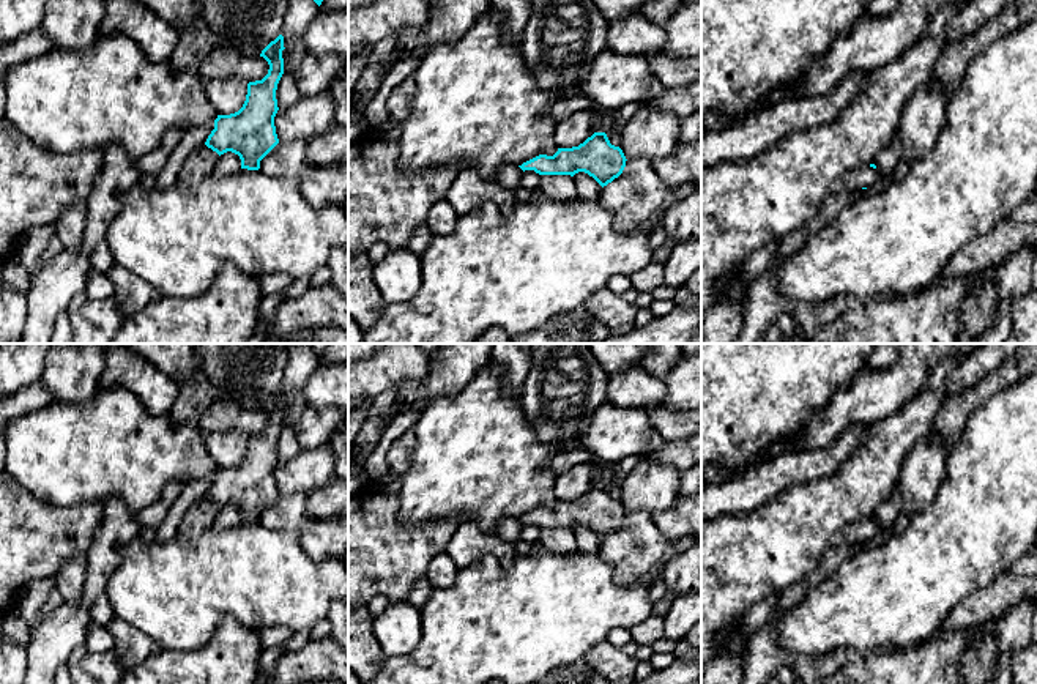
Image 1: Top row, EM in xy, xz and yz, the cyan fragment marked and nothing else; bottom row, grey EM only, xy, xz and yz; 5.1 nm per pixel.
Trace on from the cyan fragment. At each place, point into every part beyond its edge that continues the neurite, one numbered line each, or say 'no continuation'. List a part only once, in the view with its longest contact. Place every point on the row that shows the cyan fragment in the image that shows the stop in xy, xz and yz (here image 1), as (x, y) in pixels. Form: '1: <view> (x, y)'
1: yz (864, 177)

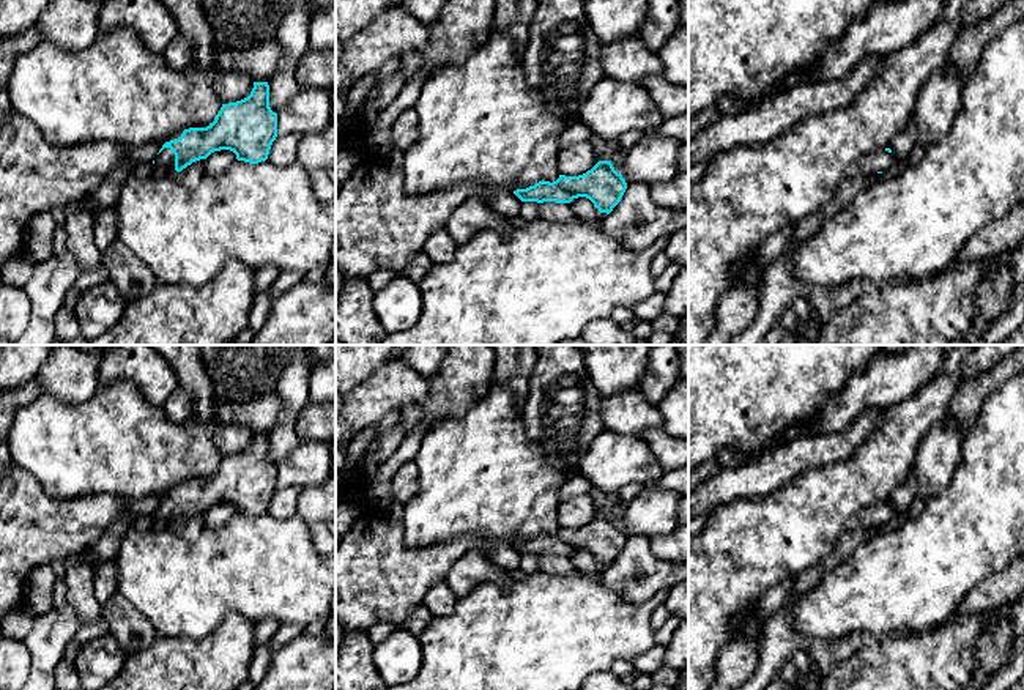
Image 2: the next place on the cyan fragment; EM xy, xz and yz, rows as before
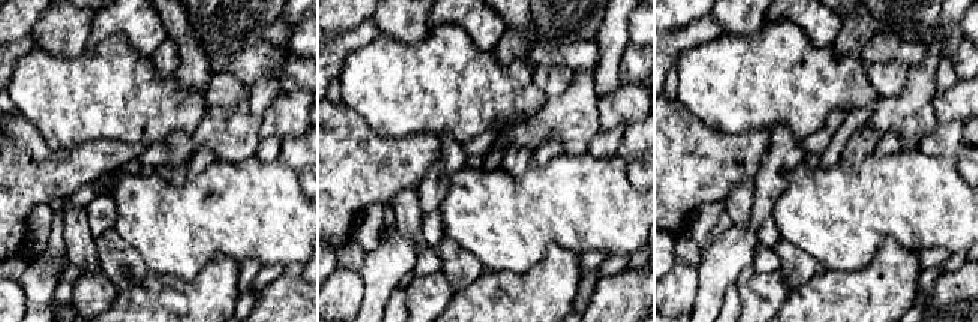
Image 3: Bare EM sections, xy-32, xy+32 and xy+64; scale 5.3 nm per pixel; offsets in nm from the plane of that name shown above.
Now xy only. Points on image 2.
1: xy (166, 158)

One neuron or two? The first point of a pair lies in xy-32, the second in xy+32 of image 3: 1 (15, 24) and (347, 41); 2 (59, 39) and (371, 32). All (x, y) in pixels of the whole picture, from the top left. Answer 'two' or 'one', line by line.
1: two
2: two

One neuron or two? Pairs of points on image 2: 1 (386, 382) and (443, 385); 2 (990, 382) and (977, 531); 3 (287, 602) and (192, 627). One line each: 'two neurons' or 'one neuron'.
1: two neurons
2: two neurons
3: one neuron

